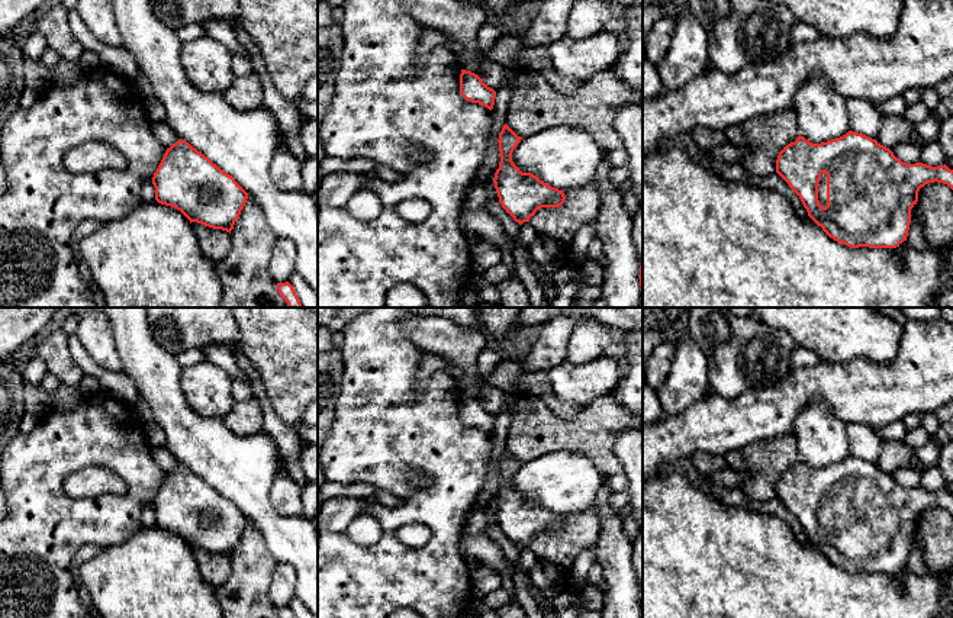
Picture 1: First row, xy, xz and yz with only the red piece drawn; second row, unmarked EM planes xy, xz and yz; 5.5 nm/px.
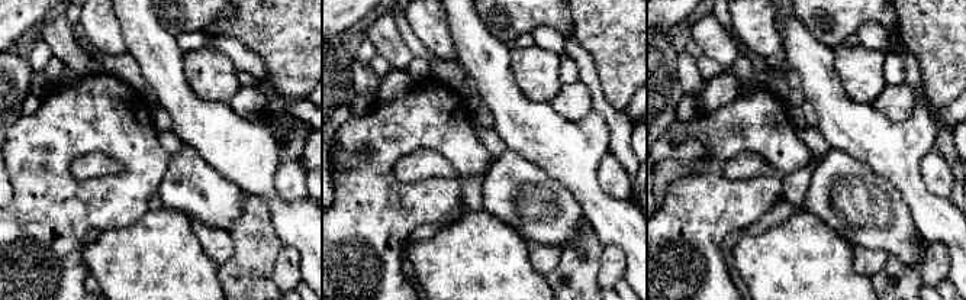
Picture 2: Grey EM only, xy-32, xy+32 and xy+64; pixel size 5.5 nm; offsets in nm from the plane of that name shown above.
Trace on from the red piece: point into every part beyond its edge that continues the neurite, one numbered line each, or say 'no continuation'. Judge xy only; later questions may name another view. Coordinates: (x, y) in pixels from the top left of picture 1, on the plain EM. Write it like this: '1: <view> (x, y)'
no continuation

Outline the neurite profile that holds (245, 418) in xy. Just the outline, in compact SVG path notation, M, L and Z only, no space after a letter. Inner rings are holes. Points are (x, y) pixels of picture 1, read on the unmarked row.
M254 397L235 402L222 421L234 434L241 437L263 431L263 411Z

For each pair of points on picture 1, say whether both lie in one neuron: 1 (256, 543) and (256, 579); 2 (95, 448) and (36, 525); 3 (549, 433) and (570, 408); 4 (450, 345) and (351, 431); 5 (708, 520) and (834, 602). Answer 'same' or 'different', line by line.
1: same
2: same
3: different
4: different
5: same

